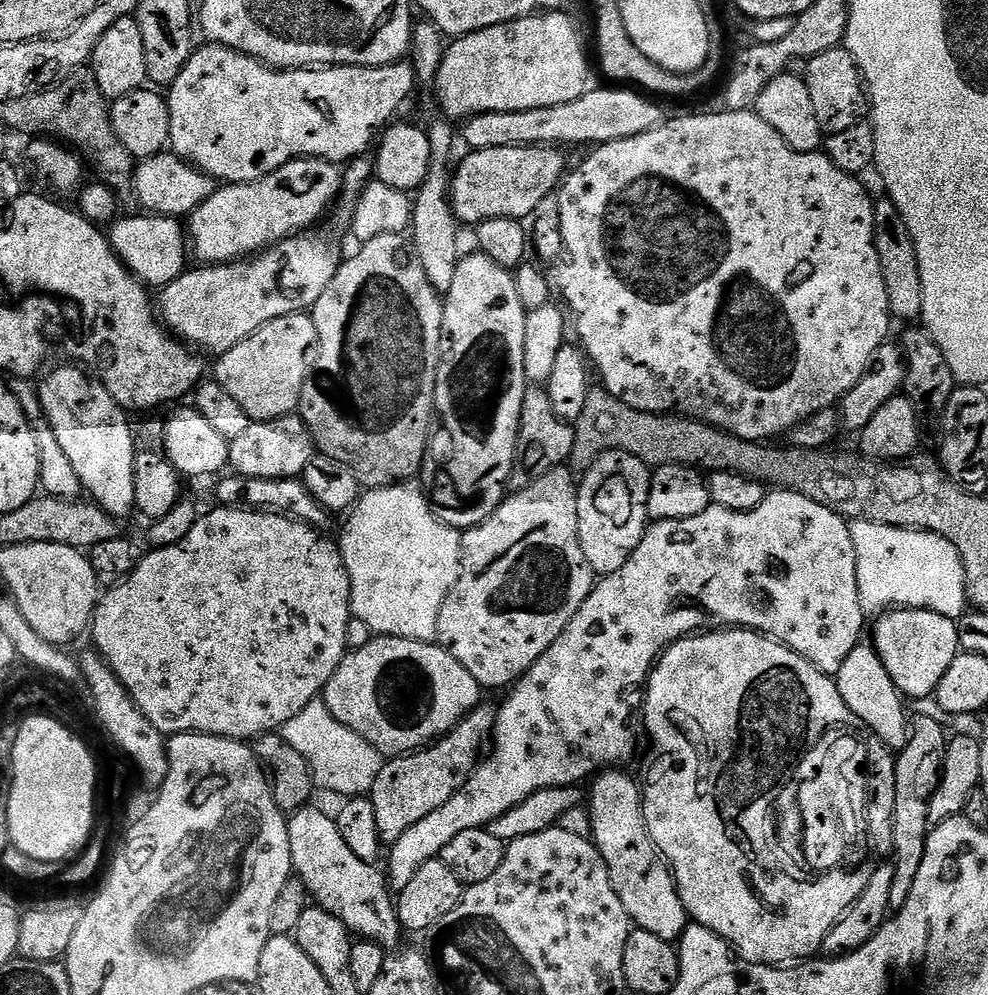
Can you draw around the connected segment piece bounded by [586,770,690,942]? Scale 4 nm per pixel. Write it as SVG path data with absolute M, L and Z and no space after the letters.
M624 770L601 771L591 784L592 793L586 796L588 816L592 819L591 835L608 867L614 894L626 906L626 914L636 928L663 940L679 941L688 929L690 917L676 889L671 867L648 833L641 785L637 781L635 784Z

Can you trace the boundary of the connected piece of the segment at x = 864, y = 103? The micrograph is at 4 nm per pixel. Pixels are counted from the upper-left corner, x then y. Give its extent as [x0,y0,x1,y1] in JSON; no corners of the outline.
[802,47,870,134]

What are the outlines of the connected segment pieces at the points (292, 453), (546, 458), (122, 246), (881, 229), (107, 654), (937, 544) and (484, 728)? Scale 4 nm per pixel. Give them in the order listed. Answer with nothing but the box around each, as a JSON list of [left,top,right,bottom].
[[228,414,313,480],[511,386,576,490],[110,214,186,290],[873,198,922,321],[90,506,354,742],[850,519,969,621],[370,702,496,845]]

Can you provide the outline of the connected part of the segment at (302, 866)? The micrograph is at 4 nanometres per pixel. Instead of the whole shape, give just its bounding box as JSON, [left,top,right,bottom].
[288,806,402,950]

